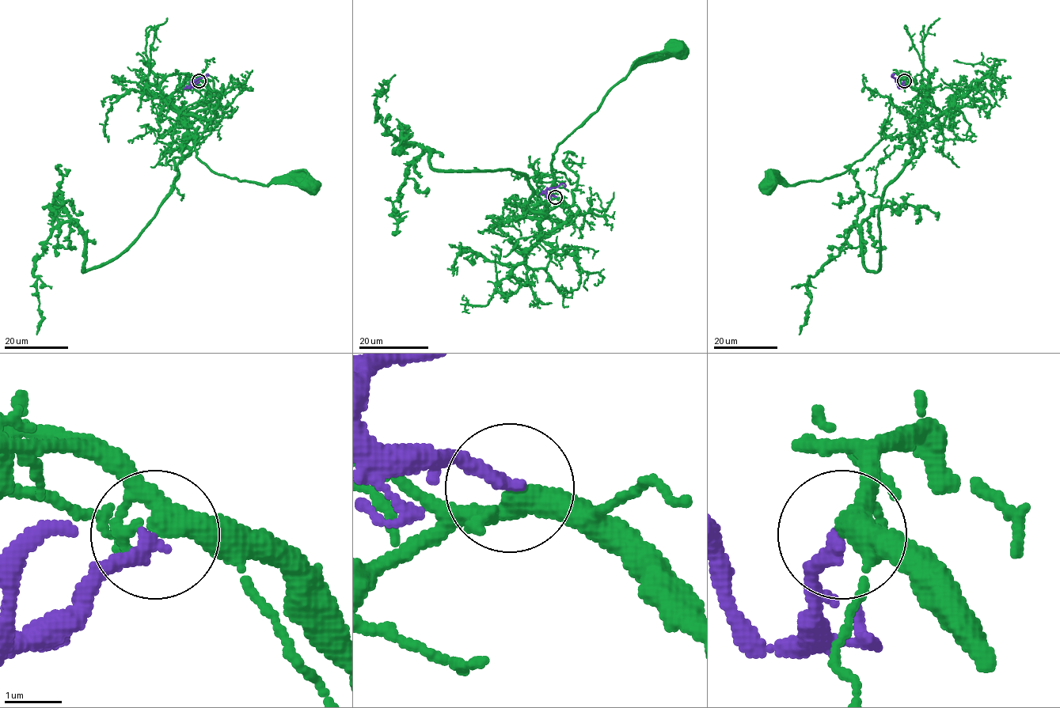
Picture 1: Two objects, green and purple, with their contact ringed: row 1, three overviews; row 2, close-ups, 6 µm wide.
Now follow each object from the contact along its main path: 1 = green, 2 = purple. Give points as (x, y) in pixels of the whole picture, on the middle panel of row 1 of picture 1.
1: (556, 196), (574, 215), (542, 236), (557, 147), (638, 63), (678, 50)
2: (556, 196), (549, 195), (547, 192), (548, 188), (561, 183), (564, 187)

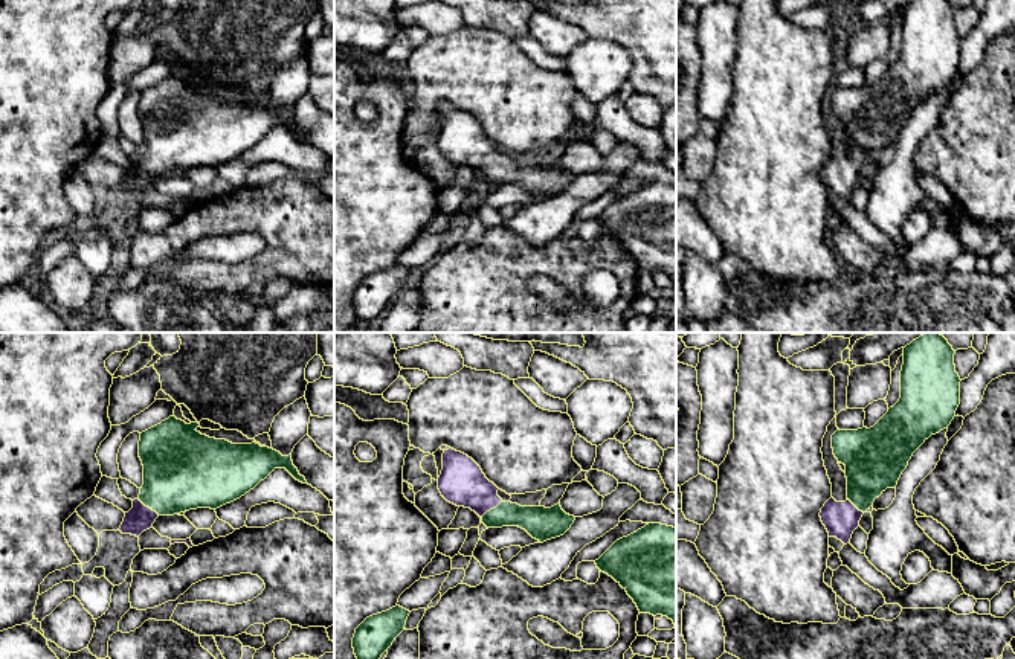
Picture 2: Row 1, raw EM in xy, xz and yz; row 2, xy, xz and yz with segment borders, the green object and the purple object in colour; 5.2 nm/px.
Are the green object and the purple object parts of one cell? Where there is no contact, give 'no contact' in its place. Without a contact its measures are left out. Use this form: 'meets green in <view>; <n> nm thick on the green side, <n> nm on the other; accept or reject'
meets green in xy; 400 nm thick on the green side, 140 nm on the other; accept

